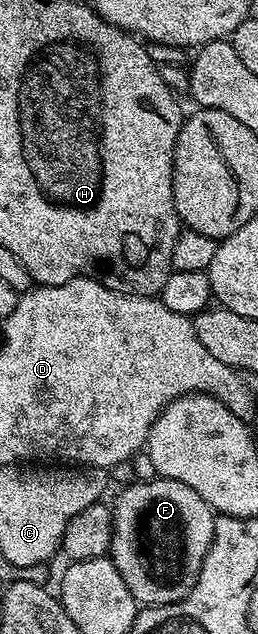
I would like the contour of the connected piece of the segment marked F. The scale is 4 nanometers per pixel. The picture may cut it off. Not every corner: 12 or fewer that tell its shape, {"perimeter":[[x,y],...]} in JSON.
{"perimeter":[[156,476],[114,502],[110,557],[141,607],[181,602],[212,507]]}

